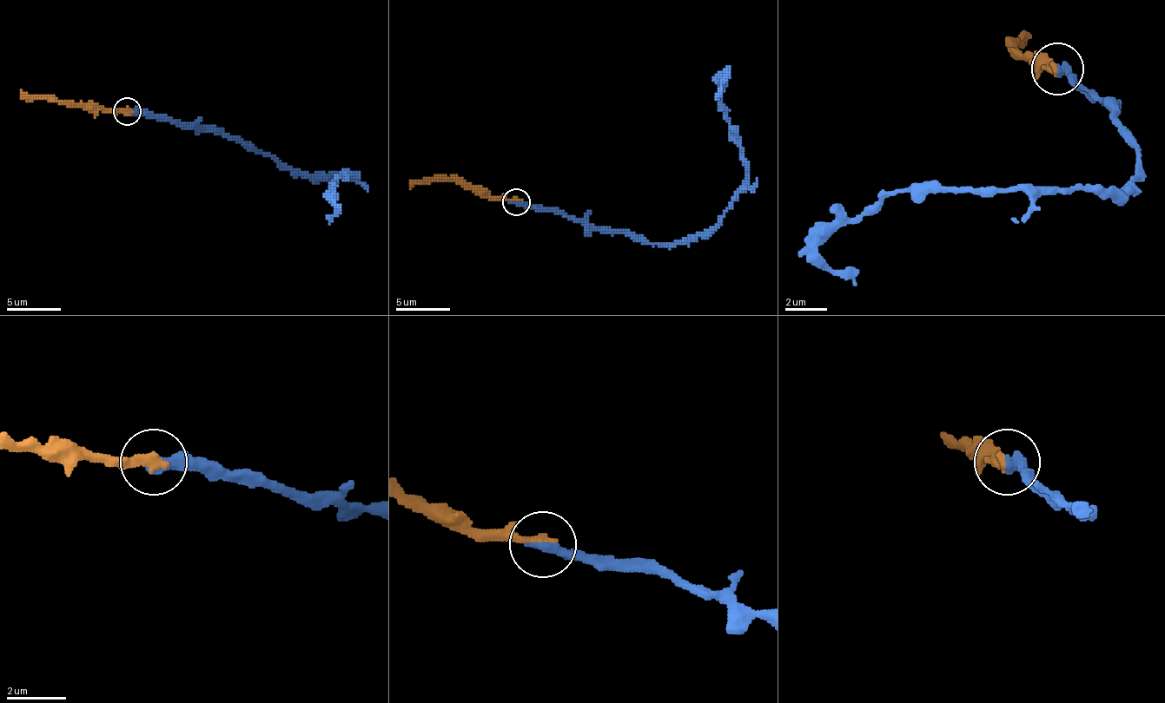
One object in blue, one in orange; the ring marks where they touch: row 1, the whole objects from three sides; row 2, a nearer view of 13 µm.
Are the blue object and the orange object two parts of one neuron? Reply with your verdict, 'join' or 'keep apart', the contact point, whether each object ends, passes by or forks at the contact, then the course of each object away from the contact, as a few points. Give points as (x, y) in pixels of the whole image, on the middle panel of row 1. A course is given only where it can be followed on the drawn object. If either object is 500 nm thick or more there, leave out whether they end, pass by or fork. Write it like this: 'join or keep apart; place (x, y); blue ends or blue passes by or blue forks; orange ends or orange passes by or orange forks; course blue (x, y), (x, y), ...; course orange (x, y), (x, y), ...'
join; place (516, 201); blue ends; orange ends; course blue (517, 202), (558, 208), (647, 243), (707, 233), (743, 183), (745, 159), (721, 94), (724, 77), (716, 99); course orange (517, 200), (481, 197), (453, 180), (419, 180), (410, 189)

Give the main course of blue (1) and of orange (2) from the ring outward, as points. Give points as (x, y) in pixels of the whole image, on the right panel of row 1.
1: (1059, 70), (1090, 91), (1137, 143), (1137, 169), (1116, 190), (896, 190), (850, 216), (818, 252), (860, 273)
2: (1054, 70), (1017, 49), (1017, 44), (1033, 34)

